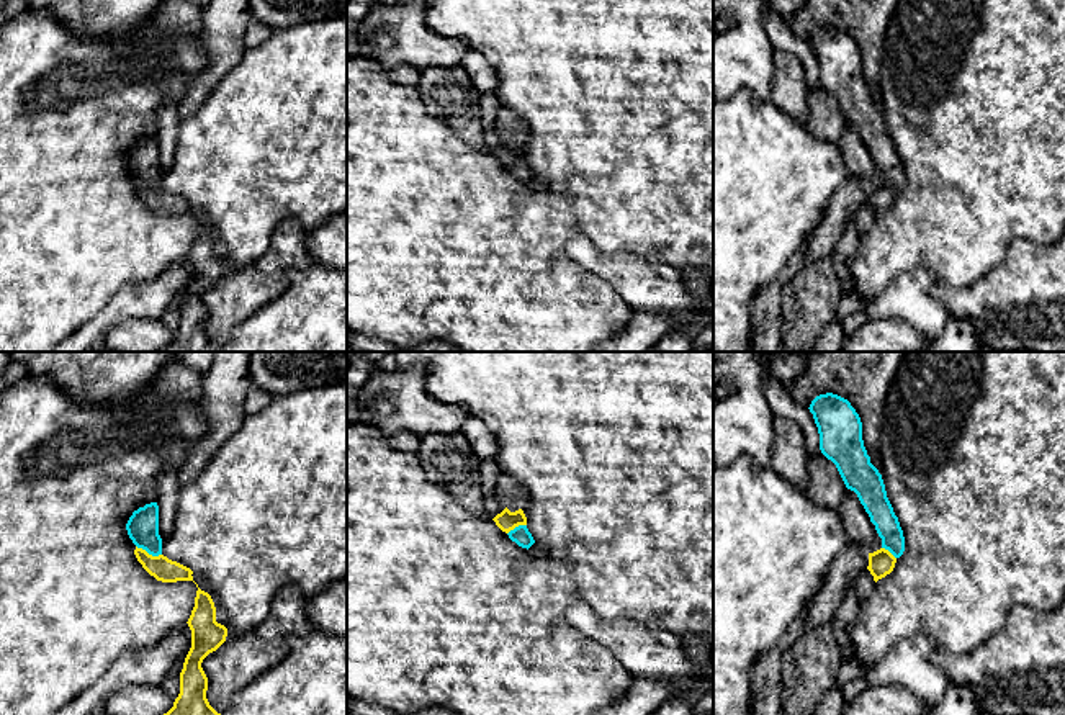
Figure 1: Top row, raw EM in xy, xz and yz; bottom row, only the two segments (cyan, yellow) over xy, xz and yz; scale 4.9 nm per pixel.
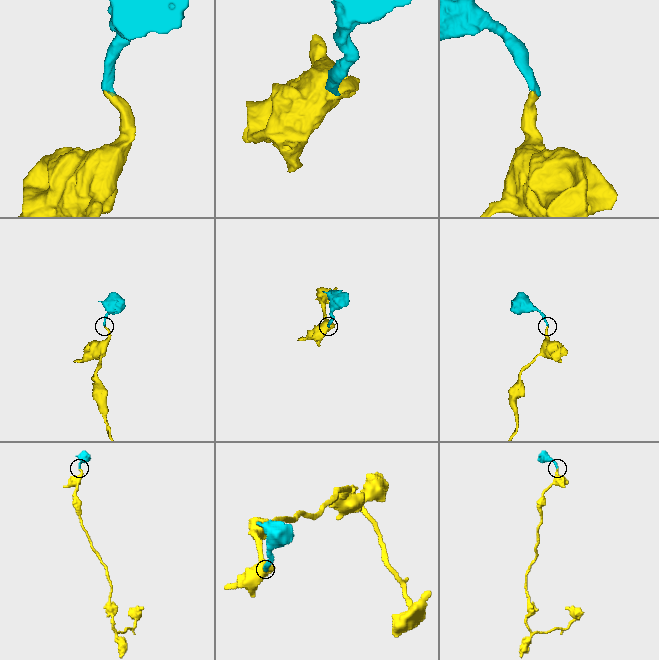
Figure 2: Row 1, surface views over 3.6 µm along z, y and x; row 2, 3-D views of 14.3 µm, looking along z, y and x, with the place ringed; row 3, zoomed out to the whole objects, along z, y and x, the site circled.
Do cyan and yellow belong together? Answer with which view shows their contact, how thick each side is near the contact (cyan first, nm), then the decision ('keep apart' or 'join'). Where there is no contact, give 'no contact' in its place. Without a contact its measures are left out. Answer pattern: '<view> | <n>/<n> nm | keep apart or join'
xy | 160/120 nm | join

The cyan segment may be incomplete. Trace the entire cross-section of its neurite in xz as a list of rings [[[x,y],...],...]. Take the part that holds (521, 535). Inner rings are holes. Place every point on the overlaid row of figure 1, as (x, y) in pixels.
[[[507,507],[494,519],[496,525],[509,535],[522,548],[530,548],[535,540],[527,528],[527,517],[522,509],[510,512]]]

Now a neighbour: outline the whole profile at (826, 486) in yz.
[[[823,453],[808,458],[810,494],[816,506],[839,512],[846,484],[836,468]]]

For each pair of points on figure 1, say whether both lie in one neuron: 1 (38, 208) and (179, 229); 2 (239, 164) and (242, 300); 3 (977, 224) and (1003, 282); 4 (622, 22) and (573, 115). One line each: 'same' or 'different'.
1: same
2: different
3: different
4: same

